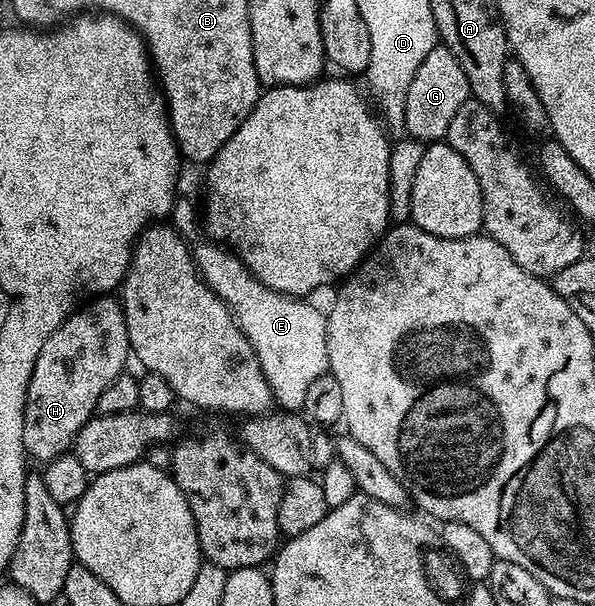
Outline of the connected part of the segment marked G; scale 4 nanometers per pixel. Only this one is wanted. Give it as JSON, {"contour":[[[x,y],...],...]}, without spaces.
{"contour":[[[436,46],[428,53],[428,58],[420,62],[420,70],[416,70],[416,78],[412,78],[412,86],[408,86],[408,102],[404,102],[404,132],[409,139],[420,140],[423,144],[437,144],[445,141],[448,125],[460,106],[471,99],[468,78],[464,78],[464,70],[460,70],[460,62],[444,46]]]}

